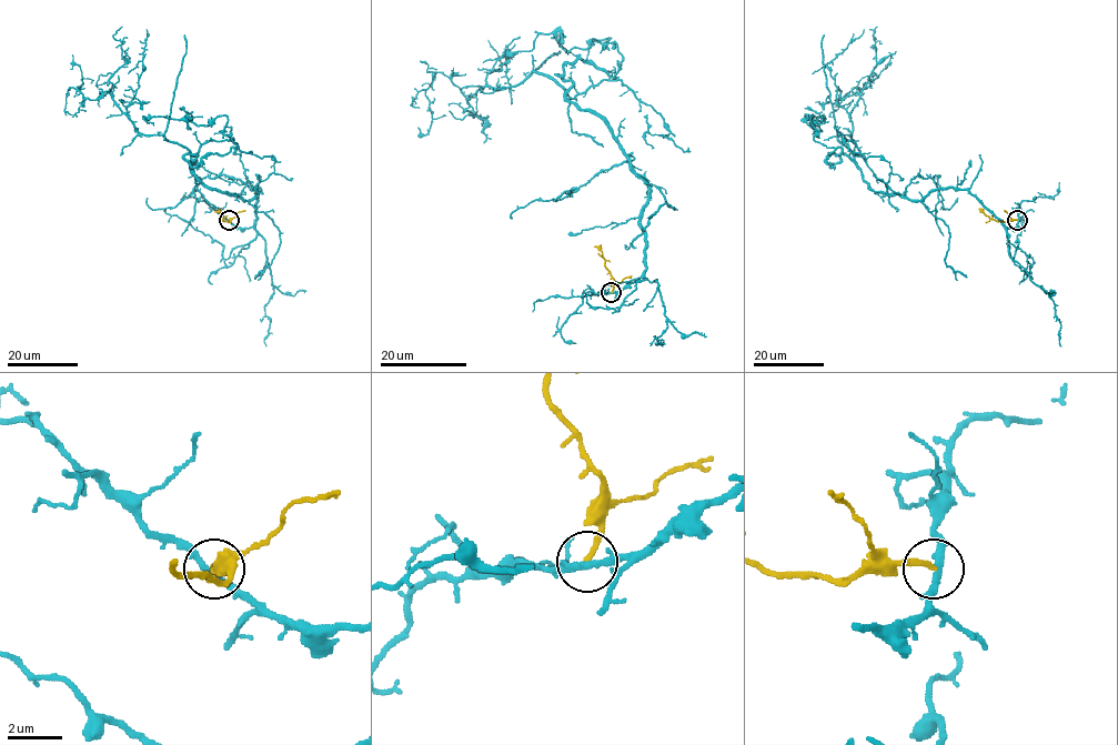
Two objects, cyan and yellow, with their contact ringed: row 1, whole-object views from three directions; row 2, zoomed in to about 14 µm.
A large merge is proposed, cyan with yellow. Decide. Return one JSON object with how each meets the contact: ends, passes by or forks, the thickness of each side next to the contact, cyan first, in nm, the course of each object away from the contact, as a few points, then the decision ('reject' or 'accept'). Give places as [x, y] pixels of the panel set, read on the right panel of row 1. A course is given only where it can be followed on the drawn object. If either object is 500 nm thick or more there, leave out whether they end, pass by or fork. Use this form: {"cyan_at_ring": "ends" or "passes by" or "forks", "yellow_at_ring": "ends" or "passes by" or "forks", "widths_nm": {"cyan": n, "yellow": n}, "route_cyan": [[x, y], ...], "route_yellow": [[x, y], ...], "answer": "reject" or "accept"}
{"cyan_at_ring": "passes by", "yellow_at_ring": "ends", "widths_nm": {"cyan": 240, "yellow": 190}, "route_cyan": [[1018, 220], [966, 190], [876, 192], [845, 154], [831, 167], [842, 150], [813, 139], [821, 117], [809, 126]], "route_yellow": [[1018, 220], [990, 219], [980, 211]], "answer": "reject"}

